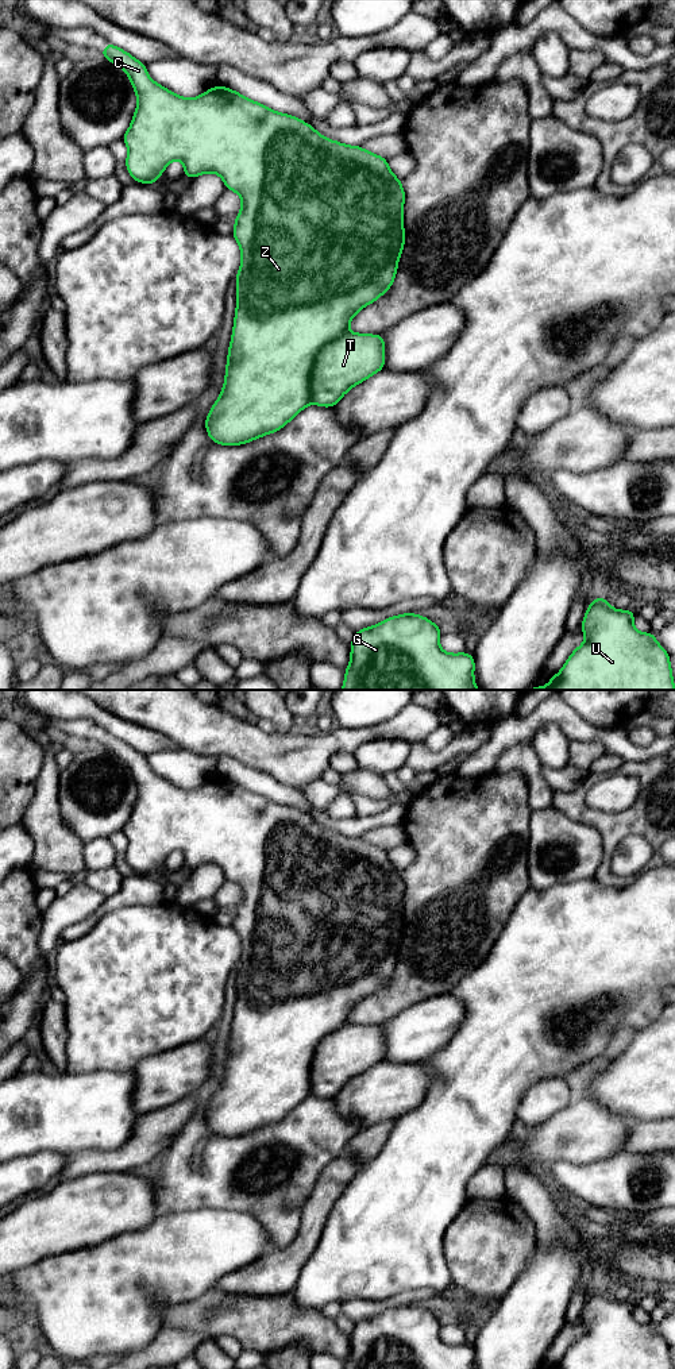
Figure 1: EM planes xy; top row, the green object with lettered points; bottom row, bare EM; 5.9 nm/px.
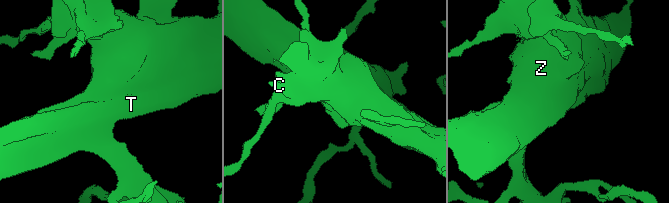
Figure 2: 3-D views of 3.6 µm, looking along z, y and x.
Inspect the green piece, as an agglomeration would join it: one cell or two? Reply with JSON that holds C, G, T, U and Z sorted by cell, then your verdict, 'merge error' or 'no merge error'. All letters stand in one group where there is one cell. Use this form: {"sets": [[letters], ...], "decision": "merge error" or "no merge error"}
{"sets": [["C", "G", "U", "Z"], ["T"]], "decision": "merge error"}

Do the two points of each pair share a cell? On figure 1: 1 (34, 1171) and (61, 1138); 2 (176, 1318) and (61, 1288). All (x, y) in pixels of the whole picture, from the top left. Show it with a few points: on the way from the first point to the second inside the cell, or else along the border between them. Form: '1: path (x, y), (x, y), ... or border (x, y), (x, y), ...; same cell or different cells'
1: border (68, 1156), (37, 1152), (19, 1159); different cells
2: border (192, 1302), (165, 1306), (162, 1308), (161, 1326); different cells

